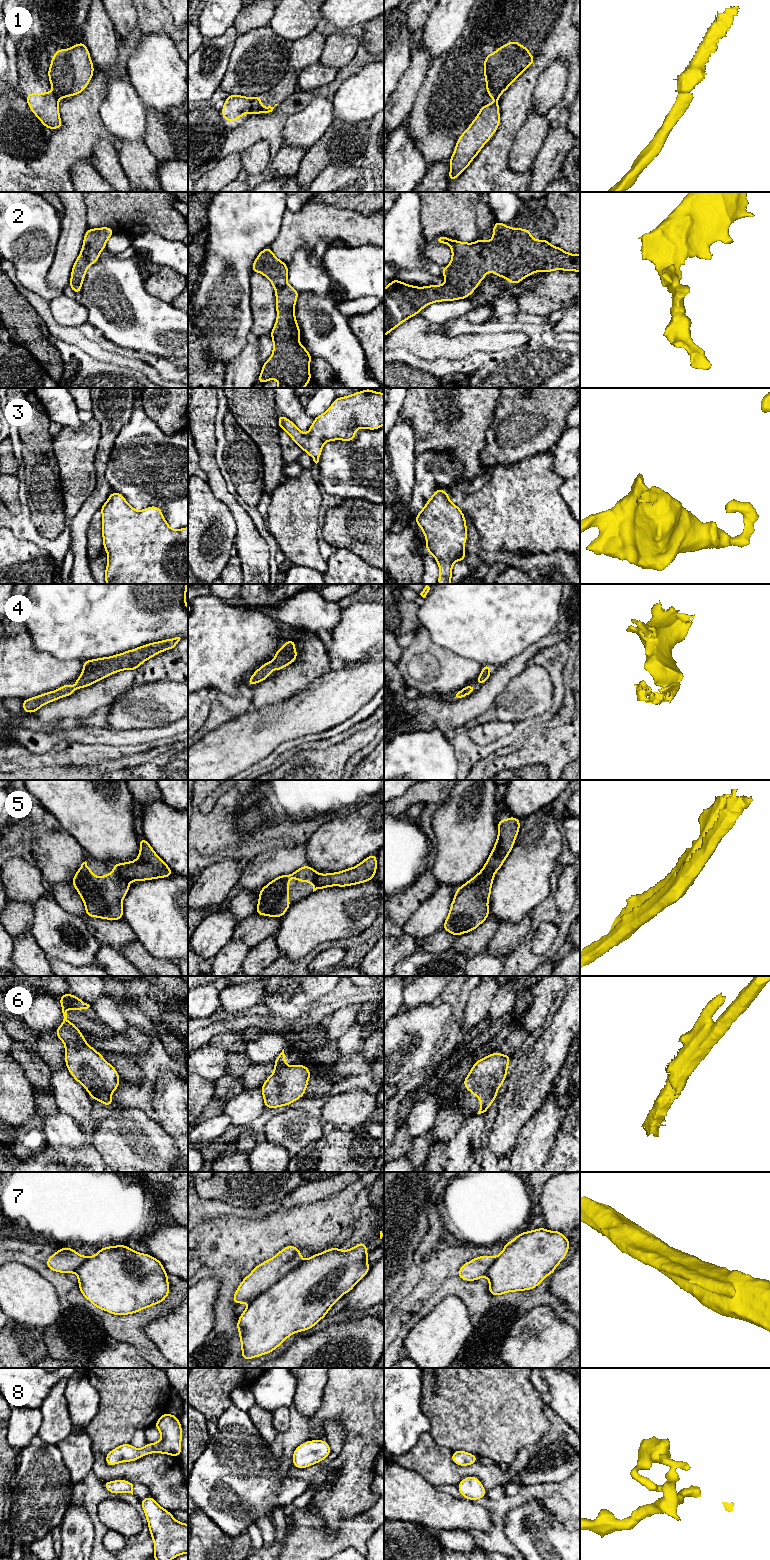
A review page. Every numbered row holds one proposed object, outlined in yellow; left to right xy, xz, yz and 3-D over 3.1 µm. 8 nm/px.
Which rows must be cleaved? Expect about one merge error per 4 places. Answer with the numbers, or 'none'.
1, 5, 7

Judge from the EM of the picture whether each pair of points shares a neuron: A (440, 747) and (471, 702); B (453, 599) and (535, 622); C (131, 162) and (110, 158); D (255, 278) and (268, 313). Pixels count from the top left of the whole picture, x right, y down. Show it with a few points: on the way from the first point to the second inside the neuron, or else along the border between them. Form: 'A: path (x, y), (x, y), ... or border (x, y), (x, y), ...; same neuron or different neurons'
A: border (420, 729), (437, 728), (443, 734); different neurons
B: path (473, 599), (512, 599), (515, 602); same neuron
C: border (115, 147), (119, 163), (130, 181); different neurons
D: path (261, 287), (264, 304); same neuron

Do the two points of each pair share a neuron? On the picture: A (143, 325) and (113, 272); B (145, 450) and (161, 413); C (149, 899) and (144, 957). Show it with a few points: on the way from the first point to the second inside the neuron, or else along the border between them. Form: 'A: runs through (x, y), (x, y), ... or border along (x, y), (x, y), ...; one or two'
A: runs through (134, 312), (133, 304), (124, 294), (122, 285); one
B: border along (141, 405), (162, 431), (177, 433); two
C: border along (137, 940), (155, 957), (166, 960); two

